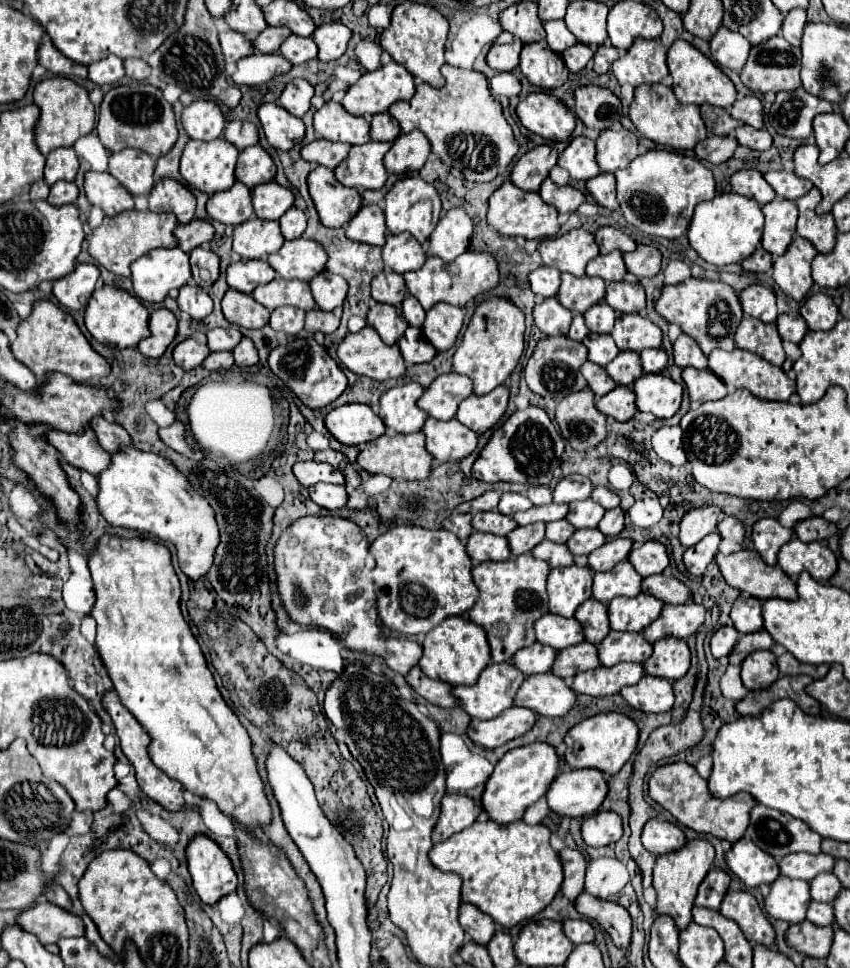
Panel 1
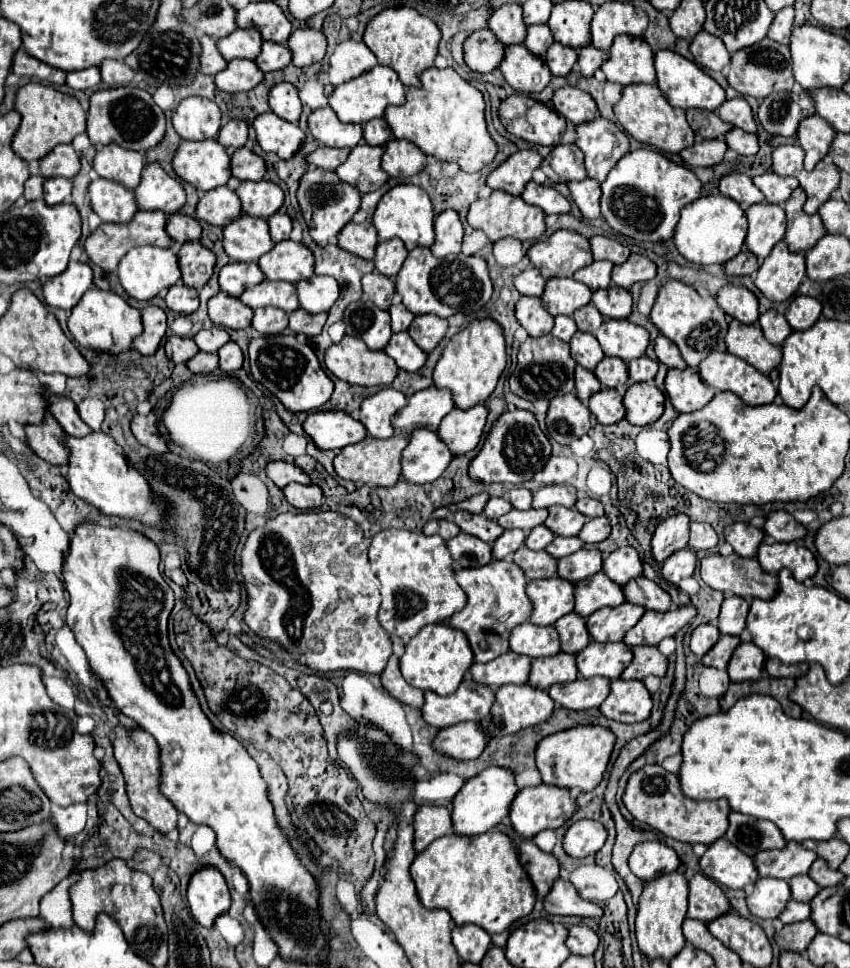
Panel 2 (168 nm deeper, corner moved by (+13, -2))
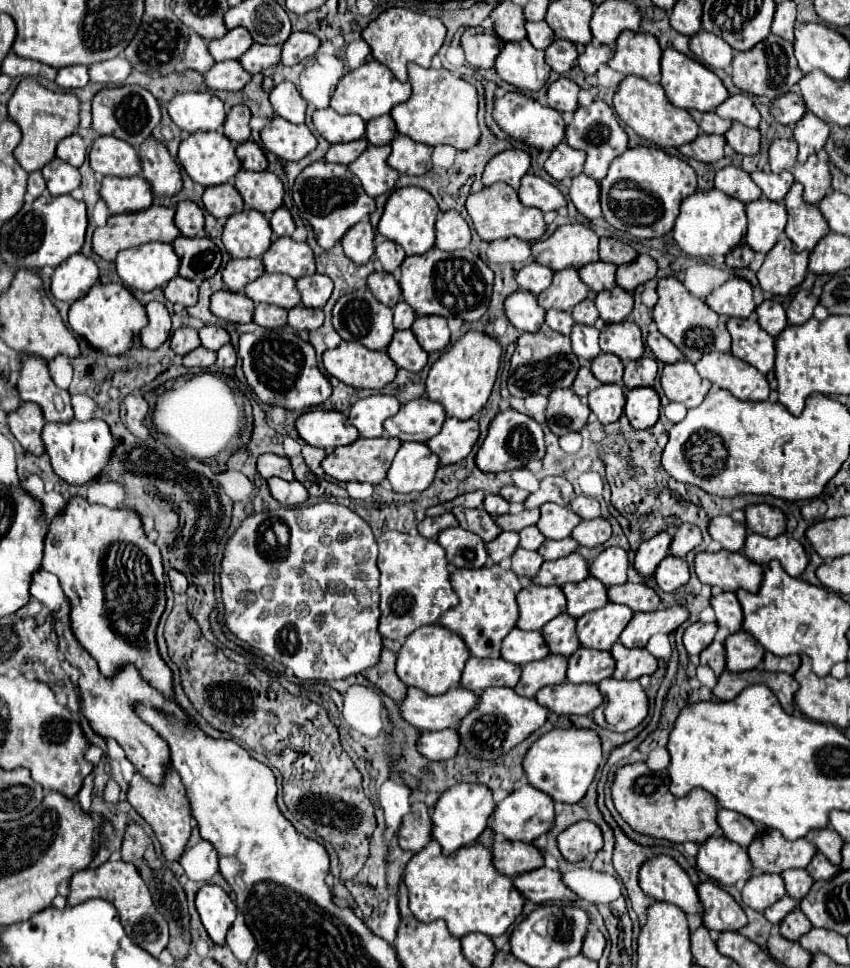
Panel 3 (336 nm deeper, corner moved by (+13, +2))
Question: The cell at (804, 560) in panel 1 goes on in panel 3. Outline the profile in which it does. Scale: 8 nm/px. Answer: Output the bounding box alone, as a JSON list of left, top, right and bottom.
[743,533,809,577]

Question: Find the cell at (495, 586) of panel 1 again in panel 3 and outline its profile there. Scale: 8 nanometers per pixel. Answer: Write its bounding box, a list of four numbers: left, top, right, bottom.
[439,565,523,657]

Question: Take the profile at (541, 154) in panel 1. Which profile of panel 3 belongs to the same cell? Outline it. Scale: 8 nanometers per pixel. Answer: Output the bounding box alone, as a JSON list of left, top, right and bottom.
[483,149,531,189]

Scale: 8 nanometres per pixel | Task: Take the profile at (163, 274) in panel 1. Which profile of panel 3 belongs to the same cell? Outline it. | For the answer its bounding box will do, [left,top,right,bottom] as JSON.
[115,243,179,291]

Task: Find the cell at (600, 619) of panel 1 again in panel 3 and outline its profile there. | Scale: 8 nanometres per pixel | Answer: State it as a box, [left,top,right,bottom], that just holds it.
[543,613,581,657]

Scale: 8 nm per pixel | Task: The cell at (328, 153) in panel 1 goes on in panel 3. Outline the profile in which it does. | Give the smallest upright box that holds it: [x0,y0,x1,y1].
[325,139,367,165]

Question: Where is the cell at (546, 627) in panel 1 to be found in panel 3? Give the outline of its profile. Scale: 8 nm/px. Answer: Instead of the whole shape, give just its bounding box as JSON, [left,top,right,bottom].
[501,627,549,665]

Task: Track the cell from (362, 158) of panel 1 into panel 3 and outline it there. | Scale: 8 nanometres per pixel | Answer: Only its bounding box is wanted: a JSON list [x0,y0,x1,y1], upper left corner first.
[349,145,399,197]

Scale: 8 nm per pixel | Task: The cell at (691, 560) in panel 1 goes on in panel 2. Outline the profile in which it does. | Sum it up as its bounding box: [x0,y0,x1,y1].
[661,547,695,585]

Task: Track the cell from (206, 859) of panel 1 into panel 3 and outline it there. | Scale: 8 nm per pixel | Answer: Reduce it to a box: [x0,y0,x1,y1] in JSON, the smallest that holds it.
[195,883,235,945]

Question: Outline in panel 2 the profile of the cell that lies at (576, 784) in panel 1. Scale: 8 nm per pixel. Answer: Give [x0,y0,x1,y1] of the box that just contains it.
[509,785,577,839]

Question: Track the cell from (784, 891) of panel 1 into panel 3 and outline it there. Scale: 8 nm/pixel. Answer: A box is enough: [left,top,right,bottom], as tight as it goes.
[743,873,785,911]

